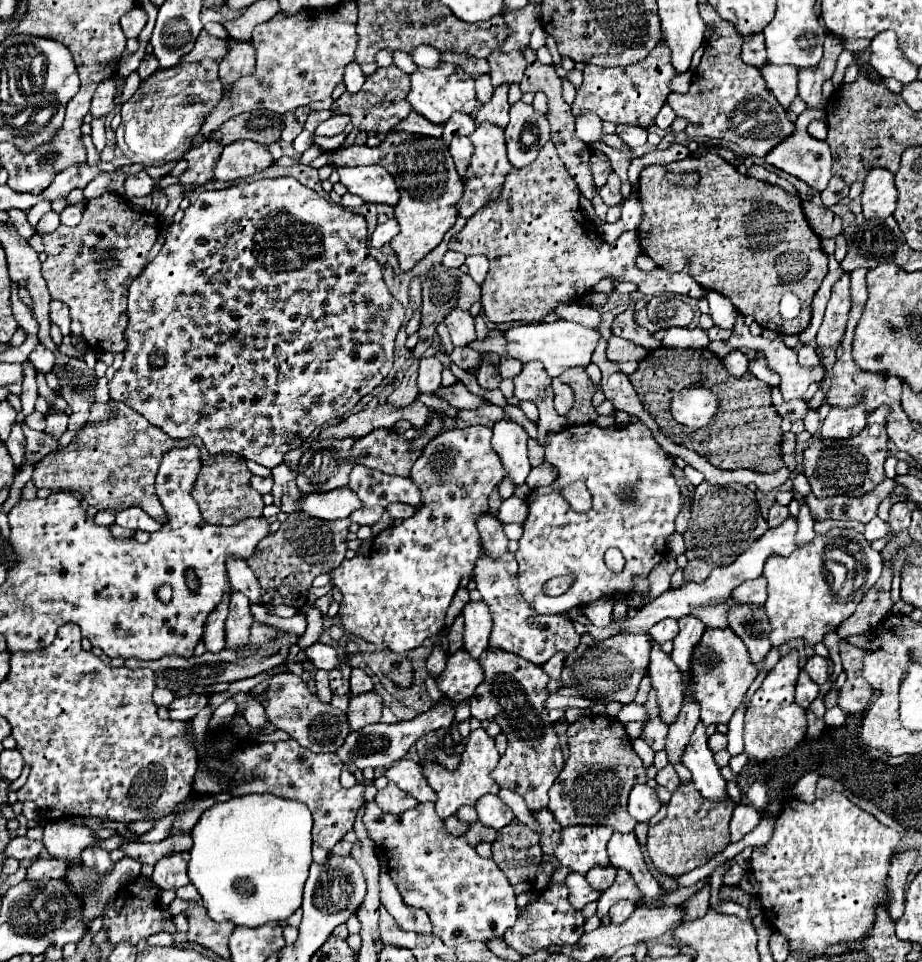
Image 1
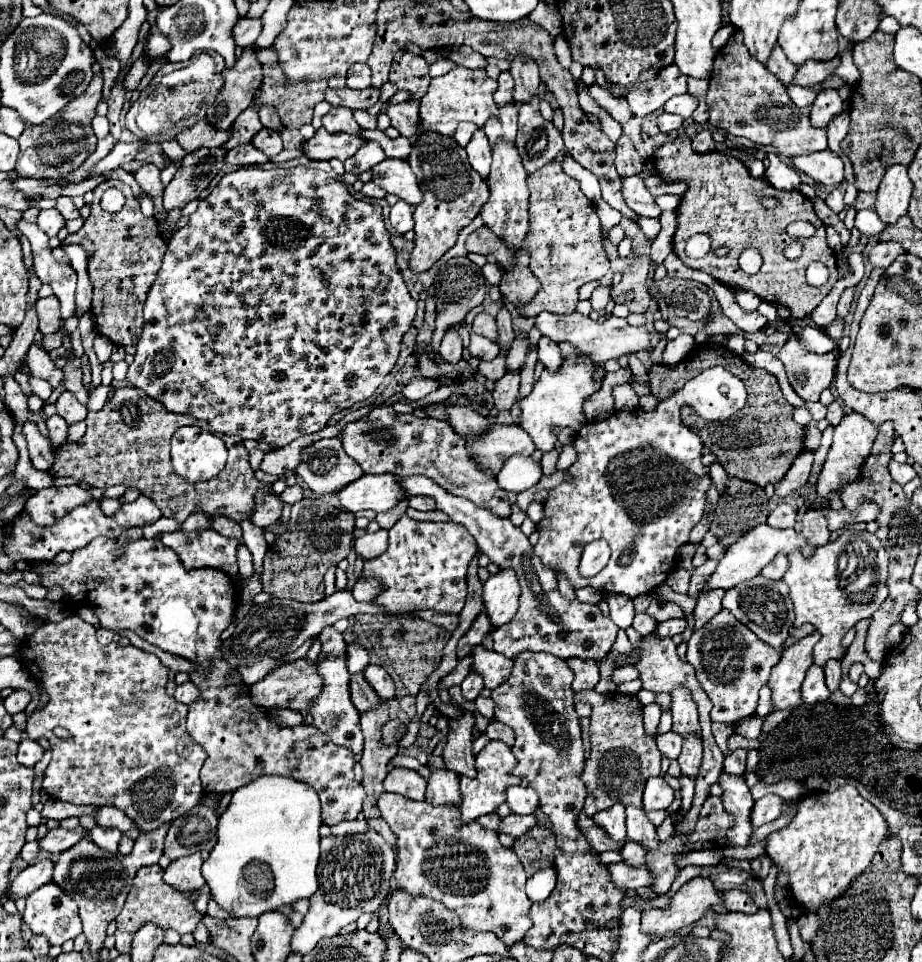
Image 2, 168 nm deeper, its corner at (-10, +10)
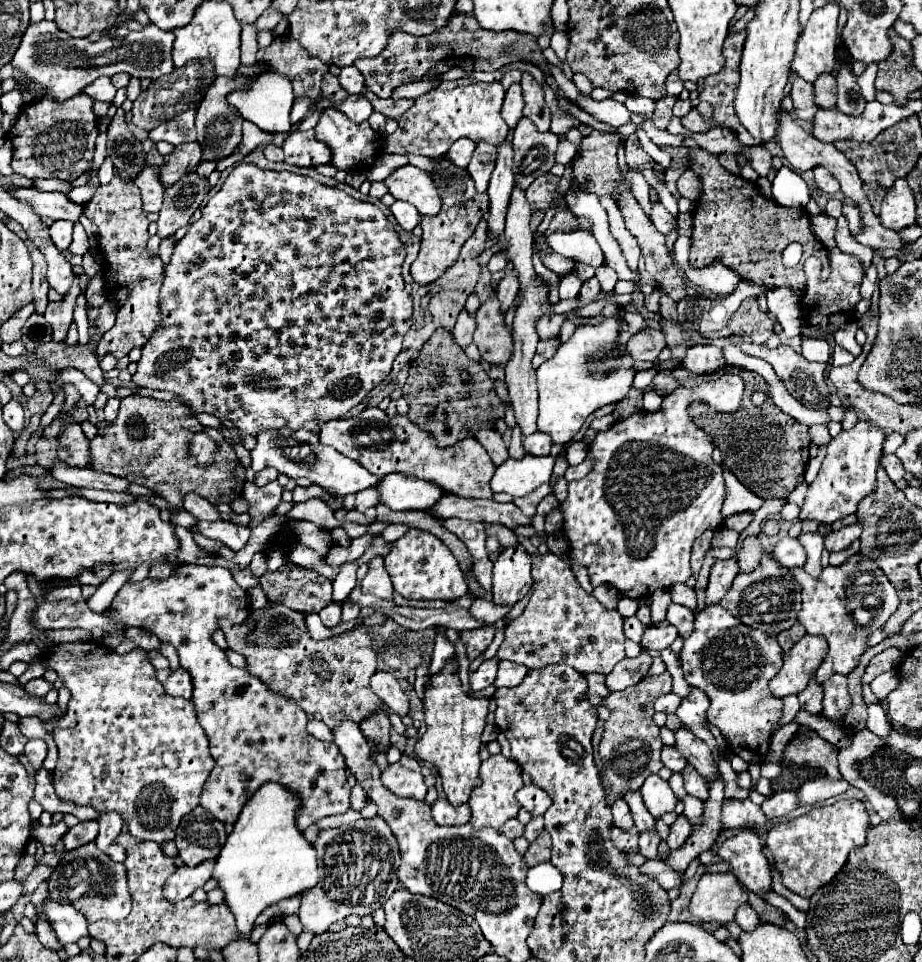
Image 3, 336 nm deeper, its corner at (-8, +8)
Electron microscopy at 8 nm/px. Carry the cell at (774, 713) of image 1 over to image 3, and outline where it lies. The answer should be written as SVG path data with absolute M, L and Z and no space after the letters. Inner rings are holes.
M806 634L792 650L784 652L782 670L768 682L770 692L776 698L800 694L806 688L808 680L814 678L826 652L828 652L828 644L824 636Z

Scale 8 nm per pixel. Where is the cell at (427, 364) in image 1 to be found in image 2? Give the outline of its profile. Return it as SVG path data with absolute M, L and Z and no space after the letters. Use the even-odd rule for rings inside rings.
M448 330L442 338L442 344L440 344L440 354L446 362L450 364L456 364L460 358L462 358L462 336L456 332L456 330Z

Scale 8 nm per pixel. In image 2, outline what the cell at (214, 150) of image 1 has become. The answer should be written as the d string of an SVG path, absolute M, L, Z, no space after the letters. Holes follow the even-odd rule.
M204 148L188 154L164 190L164 208L170 212L198 200L200 192L208 188L212 178L224 166L224 156L226 150L222 148Z

